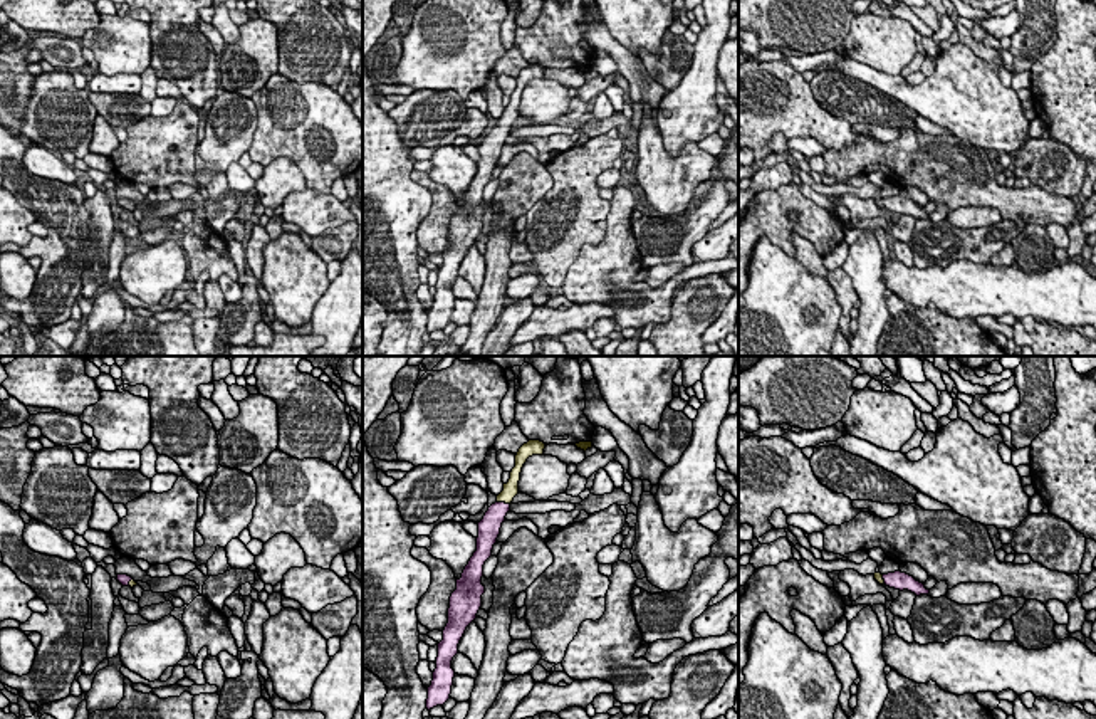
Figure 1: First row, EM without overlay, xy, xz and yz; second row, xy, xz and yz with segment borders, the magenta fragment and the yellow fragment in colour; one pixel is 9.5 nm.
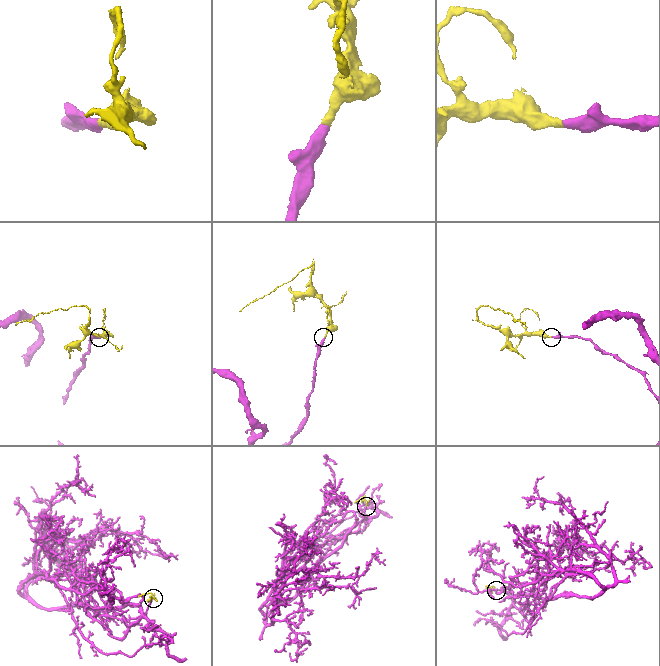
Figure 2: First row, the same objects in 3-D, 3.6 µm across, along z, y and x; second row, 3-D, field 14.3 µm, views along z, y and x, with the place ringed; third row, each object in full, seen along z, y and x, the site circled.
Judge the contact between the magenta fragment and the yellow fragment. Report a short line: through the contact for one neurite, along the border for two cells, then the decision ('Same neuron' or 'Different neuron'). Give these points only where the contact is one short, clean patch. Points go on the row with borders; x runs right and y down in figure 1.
Line: xz (490, 524), (504, 503), (511, 489). Same neuron

